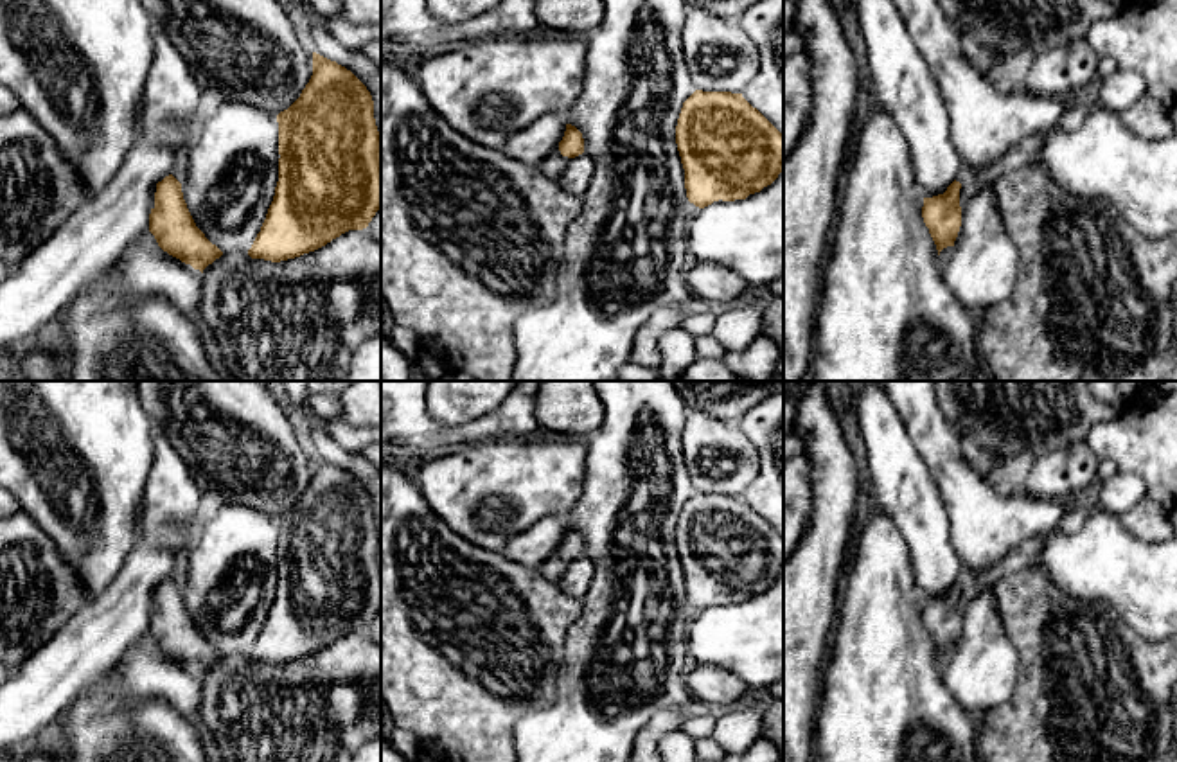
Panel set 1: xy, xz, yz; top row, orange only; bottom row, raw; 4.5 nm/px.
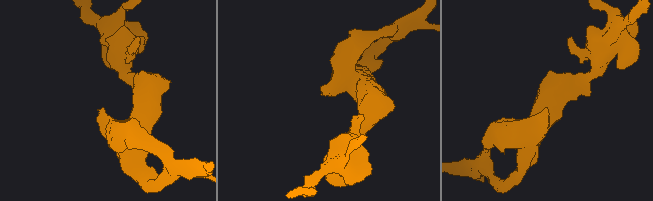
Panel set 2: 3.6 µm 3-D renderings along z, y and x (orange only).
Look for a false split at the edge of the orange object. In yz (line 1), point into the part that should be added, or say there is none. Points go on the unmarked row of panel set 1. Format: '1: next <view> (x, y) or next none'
1: next yz (1023, 556)

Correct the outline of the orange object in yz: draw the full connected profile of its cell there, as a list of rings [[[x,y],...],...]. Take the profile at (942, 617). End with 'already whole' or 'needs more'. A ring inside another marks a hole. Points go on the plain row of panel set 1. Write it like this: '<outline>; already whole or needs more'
[[[1051,534],[1035,536],[1024,541],[992,568],[981,572],[963,568],[943,597],[924,600],[922,620],[936,647],[938,658],[943,651],[954,649],[961,629],[961,613],[967,604],[983,589],[992,588],[1004,575],[1033,566],[1049,536]]]; needs more

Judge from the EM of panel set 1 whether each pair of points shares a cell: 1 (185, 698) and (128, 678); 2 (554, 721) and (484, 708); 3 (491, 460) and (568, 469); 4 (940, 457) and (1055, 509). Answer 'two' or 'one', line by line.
1: one
2: two
3: one
4: one

